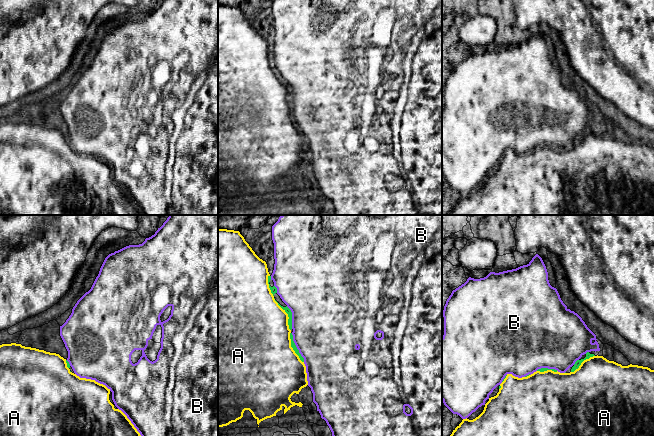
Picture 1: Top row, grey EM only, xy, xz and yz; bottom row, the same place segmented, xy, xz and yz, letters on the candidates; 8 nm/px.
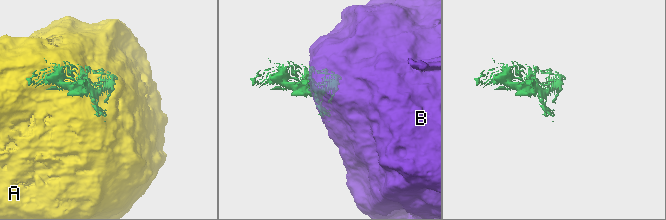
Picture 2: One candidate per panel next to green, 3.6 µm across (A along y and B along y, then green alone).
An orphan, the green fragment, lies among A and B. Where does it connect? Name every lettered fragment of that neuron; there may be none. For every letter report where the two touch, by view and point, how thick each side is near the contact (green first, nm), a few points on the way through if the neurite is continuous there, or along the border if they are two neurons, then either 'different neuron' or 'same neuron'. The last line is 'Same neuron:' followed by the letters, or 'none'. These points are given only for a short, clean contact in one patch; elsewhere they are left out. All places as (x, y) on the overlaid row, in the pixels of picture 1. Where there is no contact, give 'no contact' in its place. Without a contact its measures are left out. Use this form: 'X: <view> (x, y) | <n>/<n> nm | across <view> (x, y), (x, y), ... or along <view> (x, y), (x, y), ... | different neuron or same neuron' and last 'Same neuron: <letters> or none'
A: xz (287, 313) | 50/460 nm | same neuron
B: xz (296, 347) | 40/500 nm | different neuron
Same neuron: A

